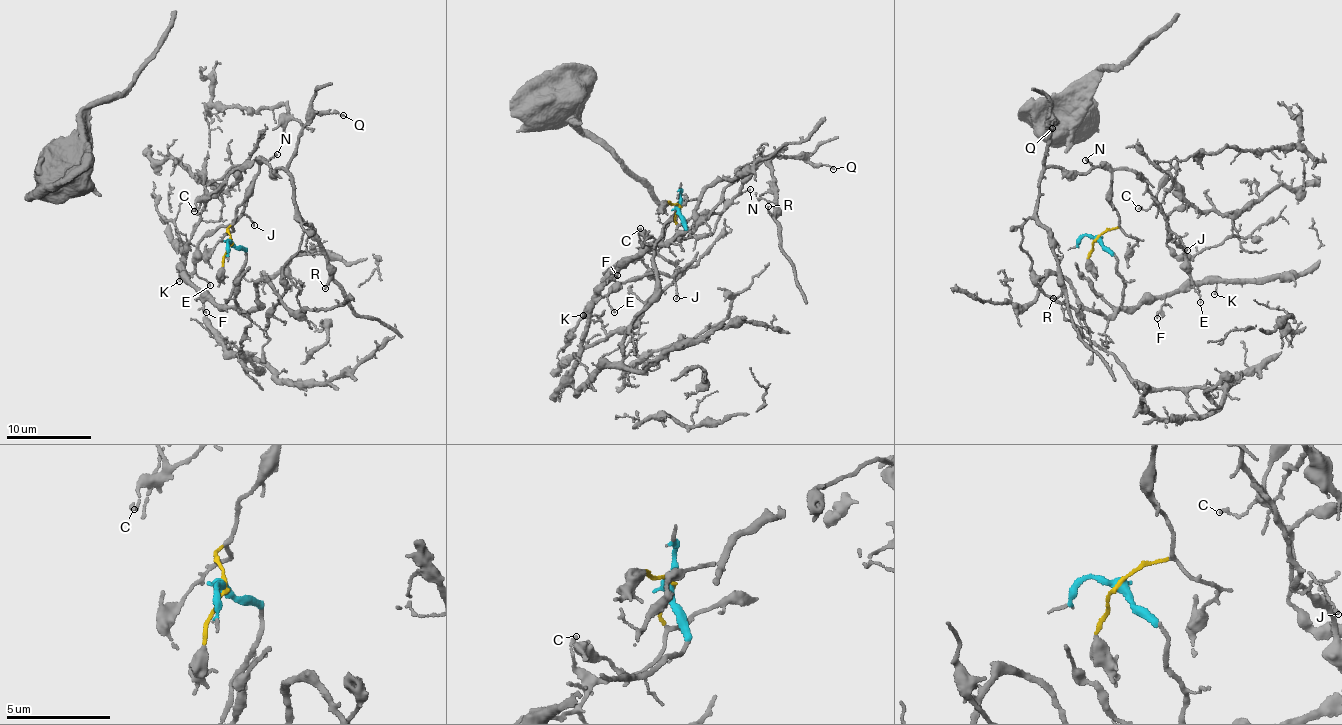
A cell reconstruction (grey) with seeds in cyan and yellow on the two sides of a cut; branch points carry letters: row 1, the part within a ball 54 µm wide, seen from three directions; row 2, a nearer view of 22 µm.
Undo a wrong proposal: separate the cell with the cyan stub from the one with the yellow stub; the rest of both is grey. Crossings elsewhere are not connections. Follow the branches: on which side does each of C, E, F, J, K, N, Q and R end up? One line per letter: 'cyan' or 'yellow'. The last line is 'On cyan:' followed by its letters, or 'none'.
C: yellow
E: cyan
F: cyan
J: cyan
K: cyan
N: yellow
Q: yellow
R: yellow
On cyan: E, F, J, K

